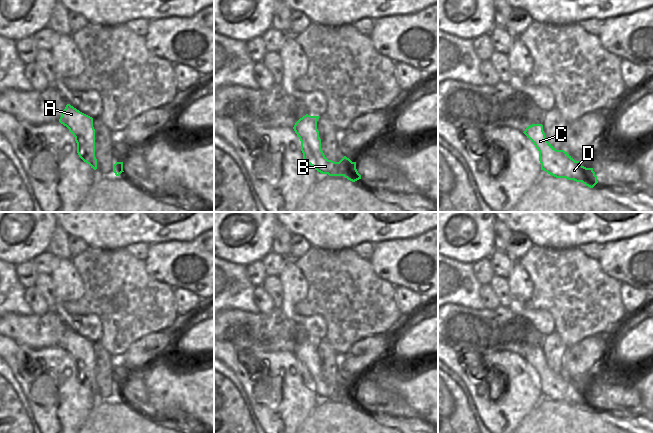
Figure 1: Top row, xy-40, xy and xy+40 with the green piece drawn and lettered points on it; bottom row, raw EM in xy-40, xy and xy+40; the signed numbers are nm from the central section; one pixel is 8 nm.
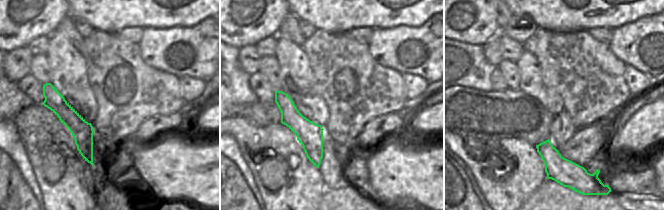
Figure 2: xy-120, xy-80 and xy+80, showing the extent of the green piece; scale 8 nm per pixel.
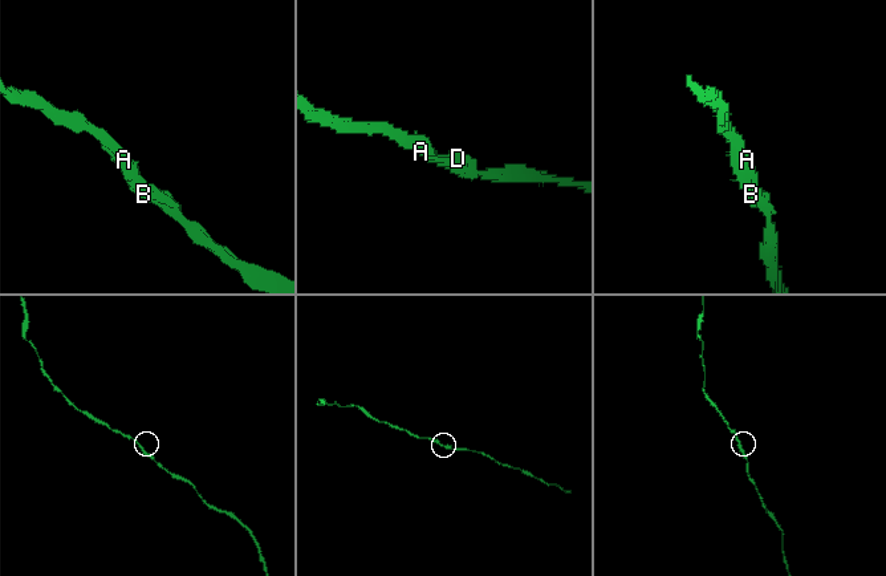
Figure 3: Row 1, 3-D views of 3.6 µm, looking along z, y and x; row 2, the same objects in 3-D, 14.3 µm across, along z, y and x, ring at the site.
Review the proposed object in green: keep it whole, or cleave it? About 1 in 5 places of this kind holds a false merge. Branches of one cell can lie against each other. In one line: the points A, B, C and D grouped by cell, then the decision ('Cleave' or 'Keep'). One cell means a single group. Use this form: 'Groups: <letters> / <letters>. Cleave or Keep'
Groups: A B C D. Keep

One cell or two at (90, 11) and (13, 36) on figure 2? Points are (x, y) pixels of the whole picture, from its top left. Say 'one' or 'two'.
two

